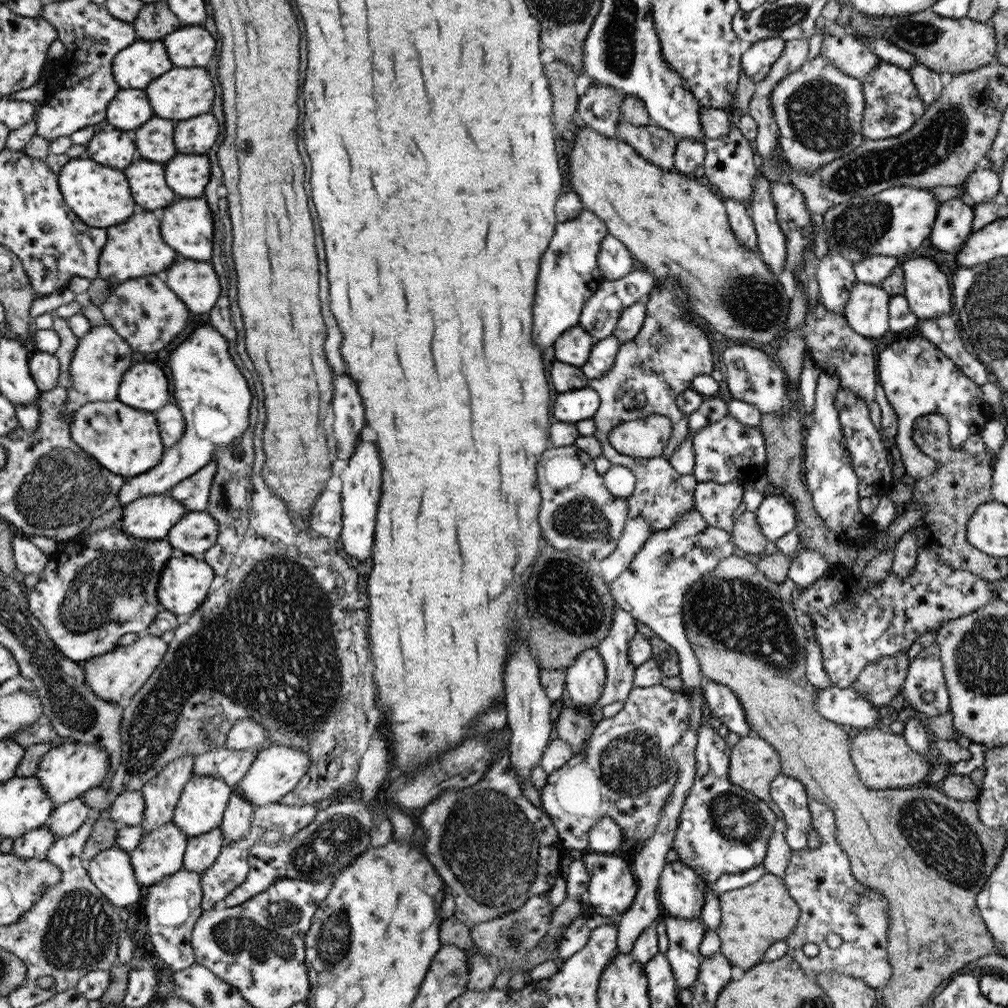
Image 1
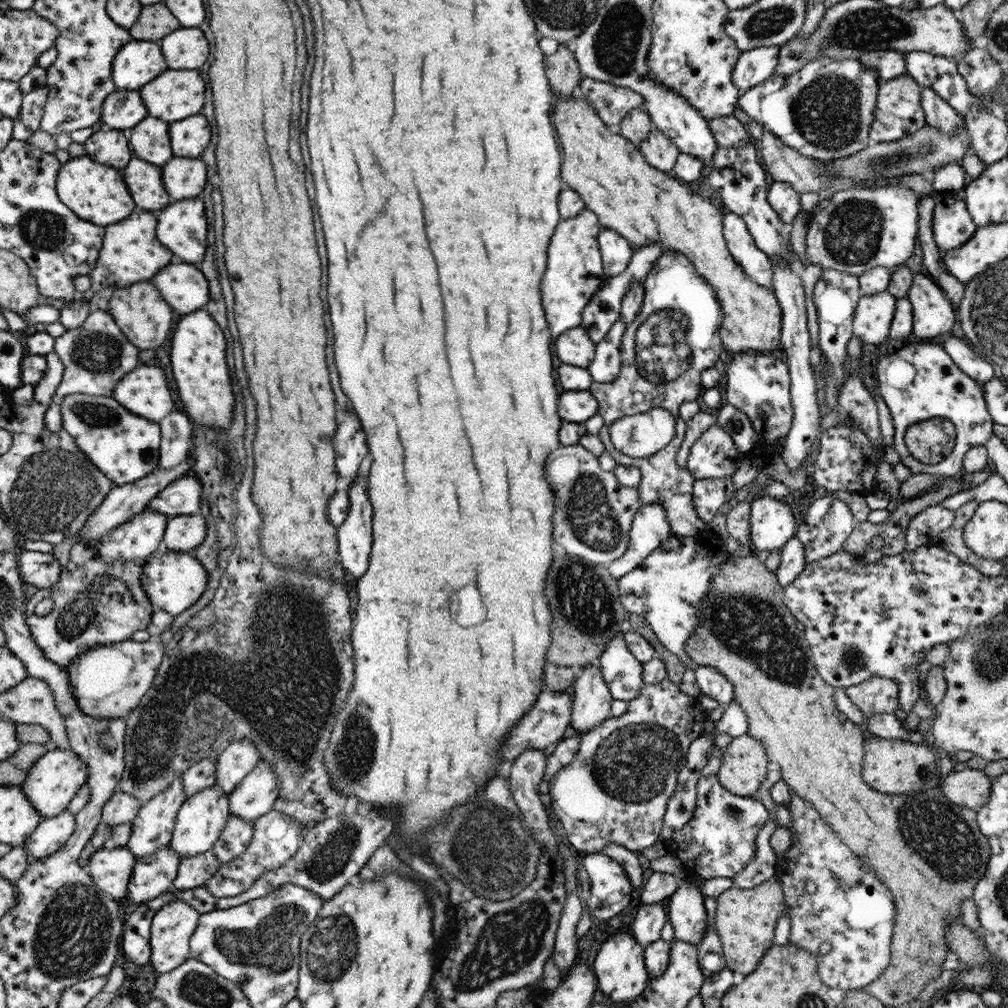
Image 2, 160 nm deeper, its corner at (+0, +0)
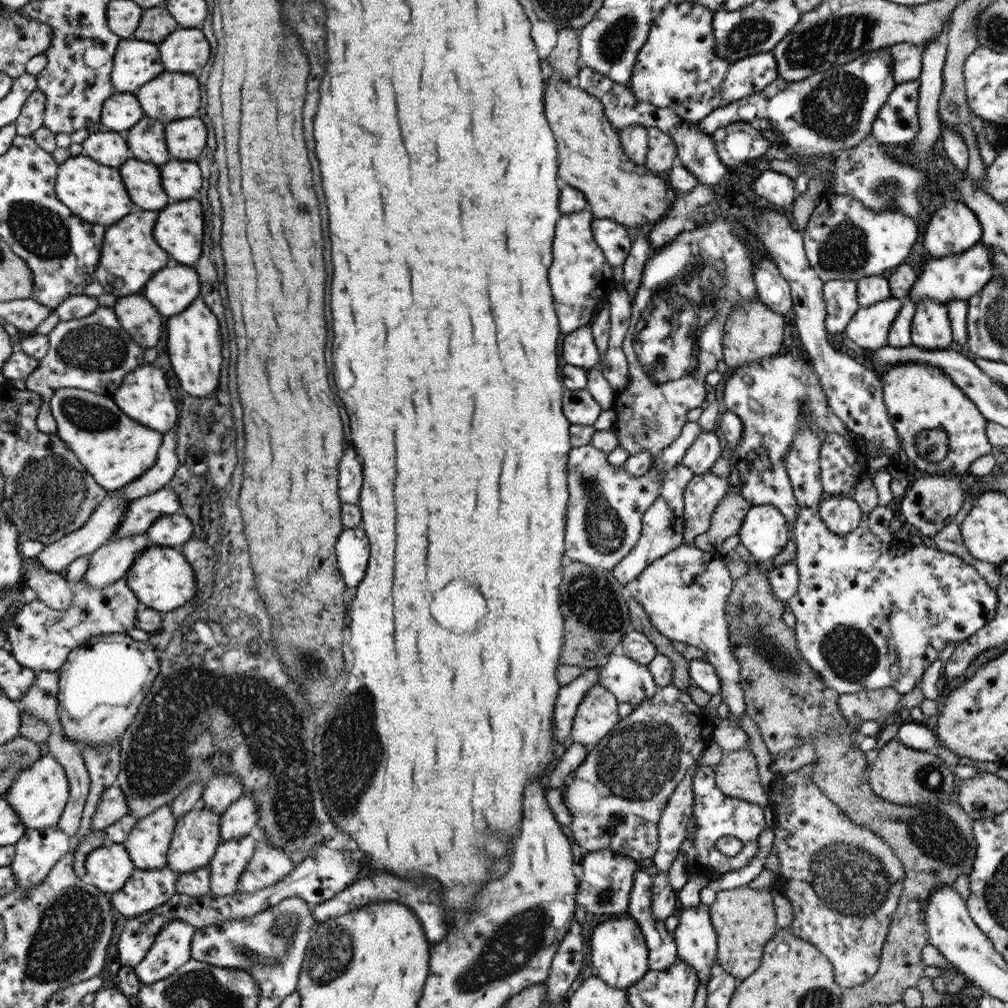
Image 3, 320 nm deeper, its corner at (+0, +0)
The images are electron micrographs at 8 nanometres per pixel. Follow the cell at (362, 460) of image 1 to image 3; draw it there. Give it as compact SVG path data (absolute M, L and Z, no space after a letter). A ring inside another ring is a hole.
M362 524L346 529L337 541L338 564L348 588L357 588L368 570L370 541Z

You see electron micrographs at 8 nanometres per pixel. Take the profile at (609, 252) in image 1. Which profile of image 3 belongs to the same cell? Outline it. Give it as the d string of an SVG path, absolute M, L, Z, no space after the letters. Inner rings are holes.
M612 217L593 218L592 230L596 244L602 249L612 268L623 266L629 258L628 230Z

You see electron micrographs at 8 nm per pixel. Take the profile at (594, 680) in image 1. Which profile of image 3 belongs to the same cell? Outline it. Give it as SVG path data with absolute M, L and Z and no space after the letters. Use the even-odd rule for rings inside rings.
M600 683L590 690L579 705L577 716L573 720L571 737L574 743L586 748L596 747L621 720L619 703L614 693Z

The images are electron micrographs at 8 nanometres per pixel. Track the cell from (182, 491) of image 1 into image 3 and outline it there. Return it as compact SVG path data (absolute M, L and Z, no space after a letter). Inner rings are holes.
M166 486L149 496L138 498L132 501L132 504L125 510L125 515L121 520L122 524L118 532L114 532L111 541L144 535L144 532L154 524L157 518L160 518L160 515L178 513L181 506L182 503L178 495L174 493L172 486Z

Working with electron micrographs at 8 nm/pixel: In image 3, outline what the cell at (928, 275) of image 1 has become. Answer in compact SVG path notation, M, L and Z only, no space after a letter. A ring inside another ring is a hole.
M930 298L916 302L911 344L929 350L955 347L947 306Z

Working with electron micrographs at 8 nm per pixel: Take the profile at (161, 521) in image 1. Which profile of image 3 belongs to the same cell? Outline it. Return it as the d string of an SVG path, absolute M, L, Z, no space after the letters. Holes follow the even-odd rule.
M144 535L124 537L108 541L89 558L89 567L83 575L85 582L93 588L106 588L113 581L123 578L134 560L144 552L147 544Z

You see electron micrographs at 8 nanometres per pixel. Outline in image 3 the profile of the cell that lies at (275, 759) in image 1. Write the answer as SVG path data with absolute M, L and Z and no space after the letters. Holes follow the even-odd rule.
M244 794L221 814L221 842L255 833L256 826L257 802L253 796Z

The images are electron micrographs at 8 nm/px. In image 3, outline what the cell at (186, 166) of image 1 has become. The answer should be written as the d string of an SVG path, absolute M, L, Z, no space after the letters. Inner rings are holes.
M172 160L162 166L162 184L166 184L166 192L174 200L194 198L202 186L202 172L196 162Z

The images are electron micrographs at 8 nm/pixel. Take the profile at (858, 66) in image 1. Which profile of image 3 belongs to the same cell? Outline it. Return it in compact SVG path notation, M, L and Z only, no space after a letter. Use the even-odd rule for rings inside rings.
M908 43L896 44L886 50L892 56L893 75L897 84L919 80L922 72L922 50Z

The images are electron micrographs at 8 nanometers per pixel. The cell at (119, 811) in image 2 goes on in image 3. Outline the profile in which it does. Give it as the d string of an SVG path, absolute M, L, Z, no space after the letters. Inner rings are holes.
M113 784L102 794L101 802L97 804L92 818L91 828L105 830L128 814L129 803L125 791L118 784Z

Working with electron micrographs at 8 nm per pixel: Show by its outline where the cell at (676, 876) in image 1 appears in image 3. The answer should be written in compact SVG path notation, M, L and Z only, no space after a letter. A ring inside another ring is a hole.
M702 904L679 907L679 923L674 930L677 956L694 968L700 983L708 985L715 974L712 964L717 961L717 934L712 926L708 908Z

